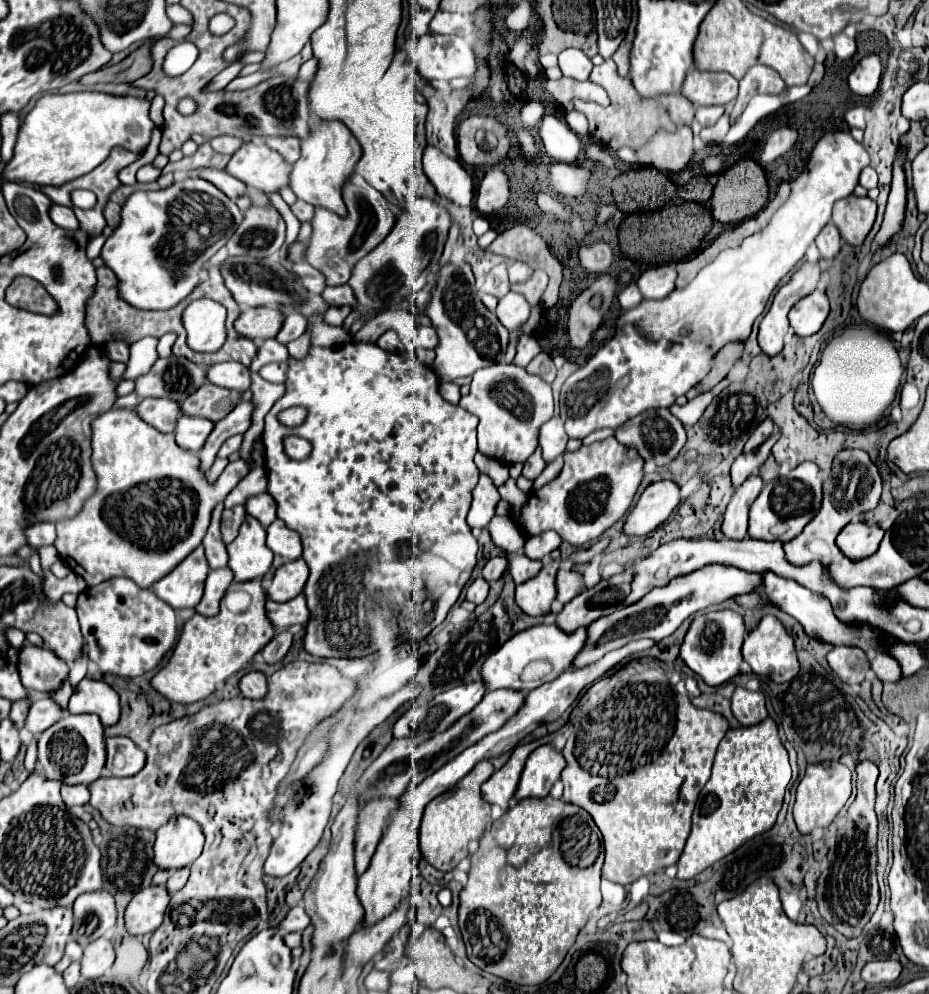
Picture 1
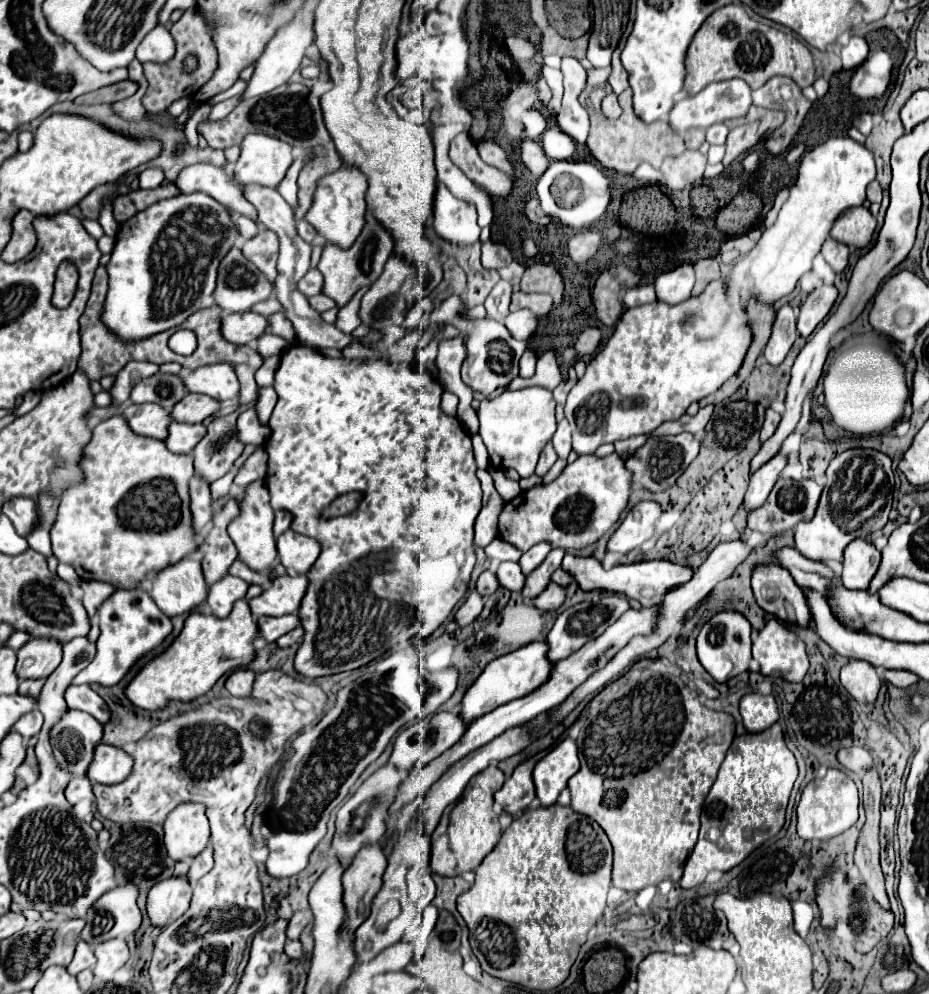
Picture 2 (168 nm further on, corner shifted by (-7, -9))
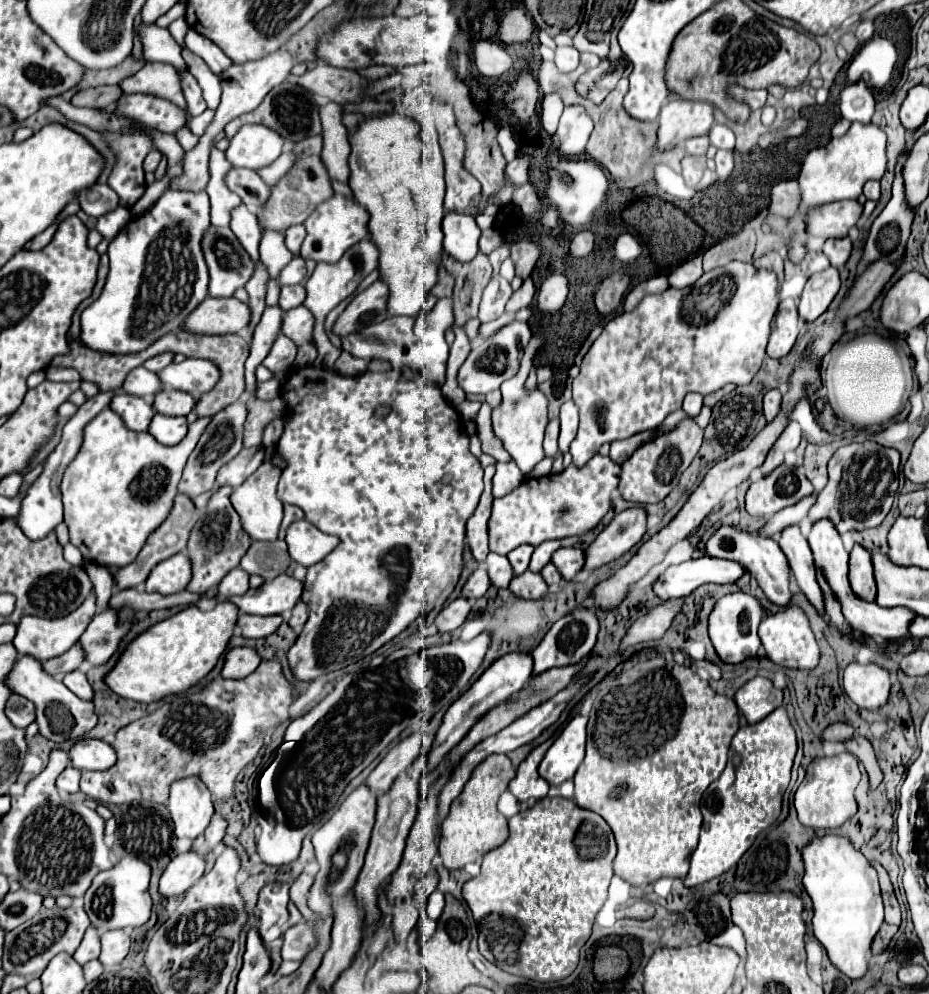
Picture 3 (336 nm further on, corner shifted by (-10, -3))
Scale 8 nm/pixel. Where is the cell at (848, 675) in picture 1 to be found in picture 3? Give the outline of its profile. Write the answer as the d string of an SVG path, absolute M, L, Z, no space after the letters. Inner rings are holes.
M849 664L845 668L843 686L859 708L879 708L889 698L889 672L877 664Z

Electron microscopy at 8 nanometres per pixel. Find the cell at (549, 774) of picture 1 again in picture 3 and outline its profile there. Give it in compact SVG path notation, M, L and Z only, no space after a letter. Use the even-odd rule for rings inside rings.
M575 716L547 750L539 764L539 776L549 782L549 786L559 786L561 782L575 776L579 764L585 758L585 732L587 718Z

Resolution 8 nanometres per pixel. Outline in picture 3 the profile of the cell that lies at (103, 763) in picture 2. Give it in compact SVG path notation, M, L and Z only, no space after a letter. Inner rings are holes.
M81 738L69 750L71 764L79 770L107 770L115 766L115 748L105 740Z

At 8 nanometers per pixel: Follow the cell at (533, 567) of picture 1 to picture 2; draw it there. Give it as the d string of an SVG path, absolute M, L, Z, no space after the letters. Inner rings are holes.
M500 562L500 566L496 568L496 578L500 586L504 586L510 592L520 592L526 580L526 576L520 572L518 562Z

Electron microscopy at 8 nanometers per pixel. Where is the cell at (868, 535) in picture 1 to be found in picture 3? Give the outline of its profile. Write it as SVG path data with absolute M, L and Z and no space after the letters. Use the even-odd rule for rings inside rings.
M855 544L849 558L849 582L855 594L867 602L875 602L875 576L871 552L861 544Z

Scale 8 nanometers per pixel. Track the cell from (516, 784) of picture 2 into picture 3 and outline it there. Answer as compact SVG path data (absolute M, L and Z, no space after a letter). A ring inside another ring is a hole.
M539 746L535 748L519 766L517 770L517 776L509 782L509 792L519 800L519 802L525 802L529 798L535 798L535 800L541 800L547 796L549 792L549 784L543 782L543 778L537 774L537 766L545 754L549 746Z

